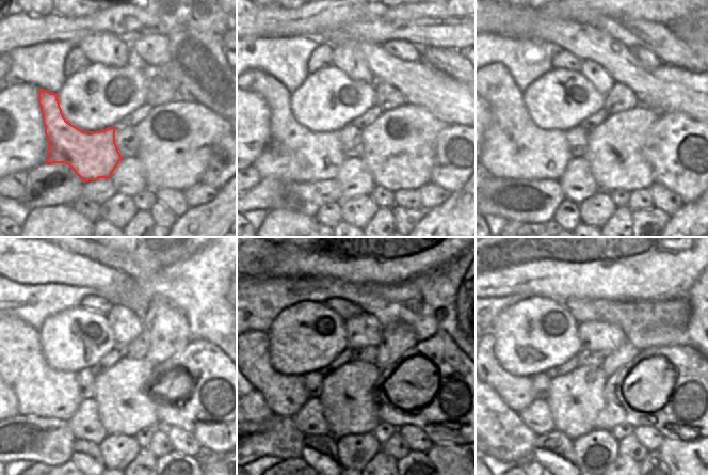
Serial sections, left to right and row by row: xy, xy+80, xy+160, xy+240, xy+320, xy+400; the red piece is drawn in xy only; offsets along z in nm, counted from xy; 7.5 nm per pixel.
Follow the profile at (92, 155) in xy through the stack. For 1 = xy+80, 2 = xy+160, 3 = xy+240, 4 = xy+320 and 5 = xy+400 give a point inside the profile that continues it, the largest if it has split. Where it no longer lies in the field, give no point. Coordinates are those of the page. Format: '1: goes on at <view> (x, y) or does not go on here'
1: goes on at xy+80 (294, 154)
2: goes on at xy+160 (514, 147)
3: goes on at xy+240 (41, 391)
4: goes on at xy+320 (285, 394)
5: goes on at xy+400 (517, 392)

